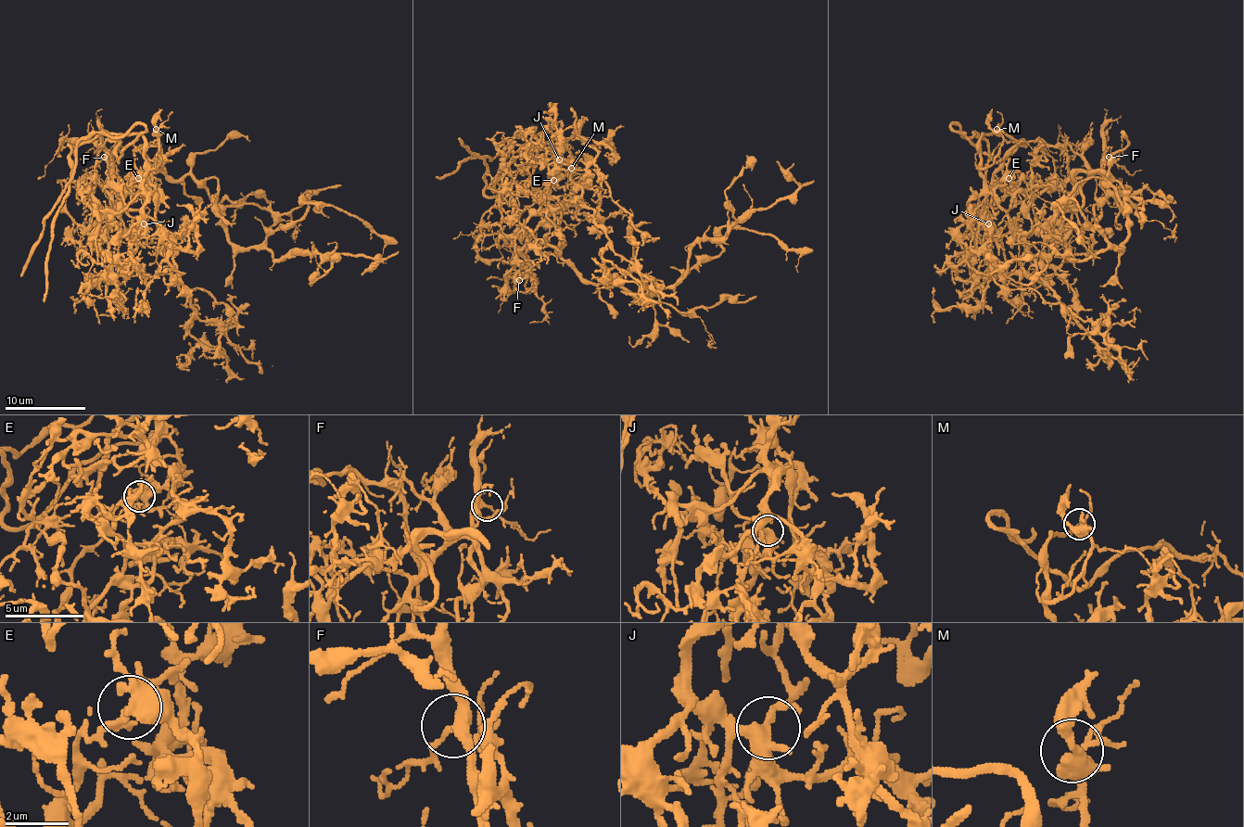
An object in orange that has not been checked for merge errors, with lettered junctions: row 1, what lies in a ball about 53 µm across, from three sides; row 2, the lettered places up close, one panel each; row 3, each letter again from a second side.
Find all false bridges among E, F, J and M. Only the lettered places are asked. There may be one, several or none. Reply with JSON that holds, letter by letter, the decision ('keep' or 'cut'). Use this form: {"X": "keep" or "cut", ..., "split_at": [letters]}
{"E": "cut", "F": "keep", "J": "keep", "M": "keep", "split_at": ["E"]}

